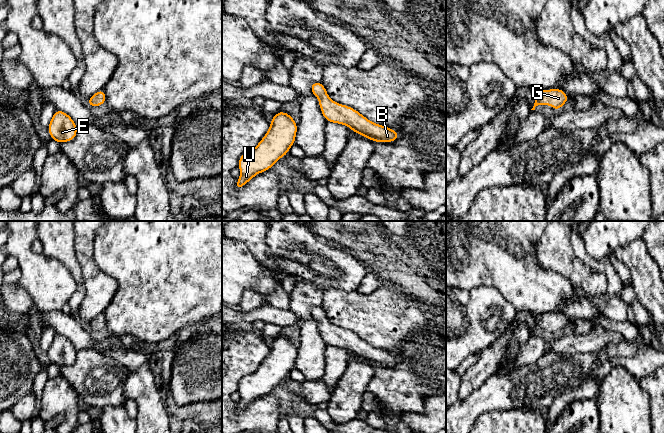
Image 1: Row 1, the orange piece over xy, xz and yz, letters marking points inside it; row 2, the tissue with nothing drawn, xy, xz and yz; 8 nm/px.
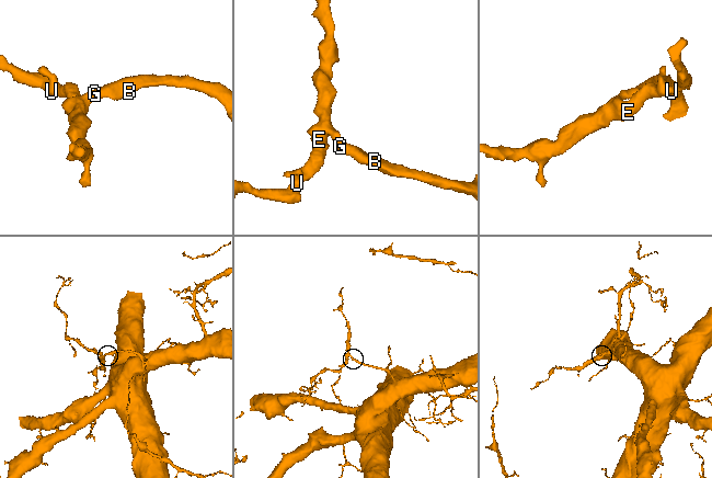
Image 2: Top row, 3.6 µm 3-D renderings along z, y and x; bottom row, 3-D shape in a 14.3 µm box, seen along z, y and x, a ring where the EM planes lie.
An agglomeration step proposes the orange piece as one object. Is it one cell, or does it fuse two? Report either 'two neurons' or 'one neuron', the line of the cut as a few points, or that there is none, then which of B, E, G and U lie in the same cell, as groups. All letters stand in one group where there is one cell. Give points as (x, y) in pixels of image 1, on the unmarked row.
one neuron; cut none; groups B E G U

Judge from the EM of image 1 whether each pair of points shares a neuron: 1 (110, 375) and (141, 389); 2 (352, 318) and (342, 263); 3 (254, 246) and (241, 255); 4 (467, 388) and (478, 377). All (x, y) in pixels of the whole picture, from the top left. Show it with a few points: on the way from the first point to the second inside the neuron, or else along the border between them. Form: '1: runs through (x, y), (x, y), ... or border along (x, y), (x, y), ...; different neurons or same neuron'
1: border along (130, 373), (124, 385), (125, 399); different neurons
2: border along (324, 288), (342, 288), (355, 291); different neurons
3: border along (232, 239), (242, 242), (264, 267); different neurons
4: runs through (470, 385), (475, 380); same neuron

